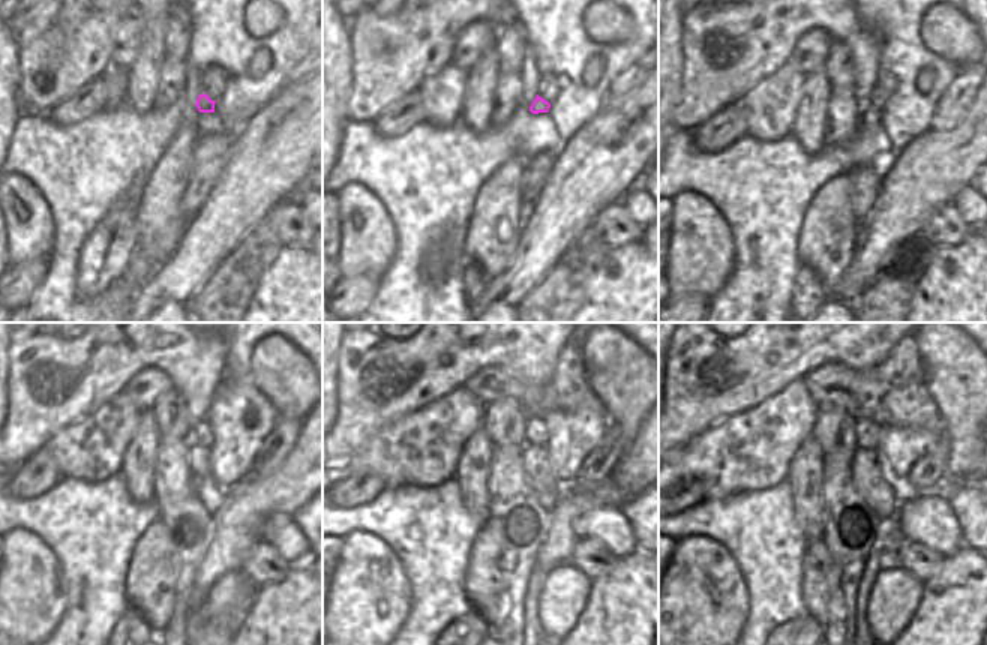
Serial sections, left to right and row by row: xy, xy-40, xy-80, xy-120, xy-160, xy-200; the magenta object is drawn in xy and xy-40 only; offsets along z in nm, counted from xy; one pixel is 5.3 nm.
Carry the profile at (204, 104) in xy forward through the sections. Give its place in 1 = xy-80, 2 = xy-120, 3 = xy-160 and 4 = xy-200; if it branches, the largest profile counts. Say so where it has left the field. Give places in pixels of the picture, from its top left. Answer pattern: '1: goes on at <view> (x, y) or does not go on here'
1: goes on at xy-80 (869, 117)
2: goes on at xy-120 (198, 462)
3: goes on at xy-160 (534, 458)
4: goes on at xy-200 (884, 495)

